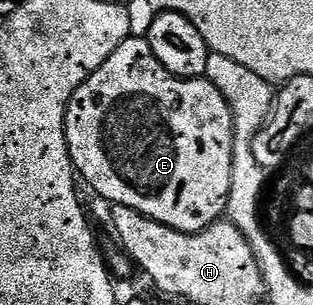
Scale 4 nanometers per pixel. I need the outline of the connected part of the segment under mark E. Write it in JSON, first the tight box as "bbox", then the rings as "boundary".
{"bbox":[66,38,234,232],"boundary":[[[131,38],[125,40],[100,66],[100,70],[93,72],[77,90],[72,94],[70,105],[66,107],[66,141],[70,147],[70,161],[74,164],[74,171],[83,181],[90,183],[90,188],[98,196],[111,200],[111,205],[119,208],[131,208],[146,216],[150,220],[160,222],[177,232],[203,232],[213,224],[219,223],[227,211],[227,200],[232,186],[233,152],[234,152],[234,116],[228,101],[222,96],[221,91],[209,79],[183,80],[174,76],[152,54],[149,39]]]}

